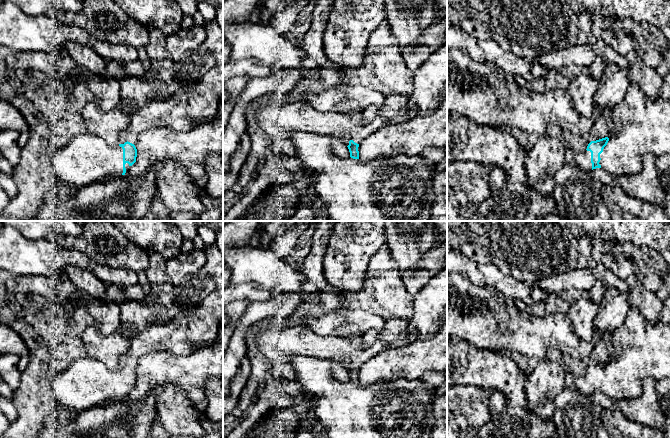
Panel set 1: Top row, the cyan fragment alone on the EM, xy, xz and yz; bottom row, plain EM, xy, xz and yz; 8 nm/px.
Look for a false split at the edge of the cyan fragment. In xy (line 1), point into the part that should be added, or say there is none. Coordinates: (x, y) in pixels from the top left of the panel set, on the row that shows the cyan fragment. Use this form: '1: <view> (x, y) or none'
1: xy (87, 158)

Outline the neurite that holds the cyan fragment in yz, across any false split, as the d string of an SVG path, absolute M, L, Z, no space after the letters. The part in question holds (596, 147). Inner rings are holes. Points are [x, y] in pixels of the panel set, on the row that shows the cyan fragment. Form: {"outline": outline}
{"outline": "M629 83L624 98L610 109L610 137L591 141L575 161L579 168L591 172L601 168L612 175L629 175L640 171L645 154L671 156L671 101L661 96L650 99L633 83Z"}

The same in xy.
{"outline": "M92 133L77 135L53 156L55 186L75 195L88 184L125 175L136 157L137 149L128 141L112 147Z"}

